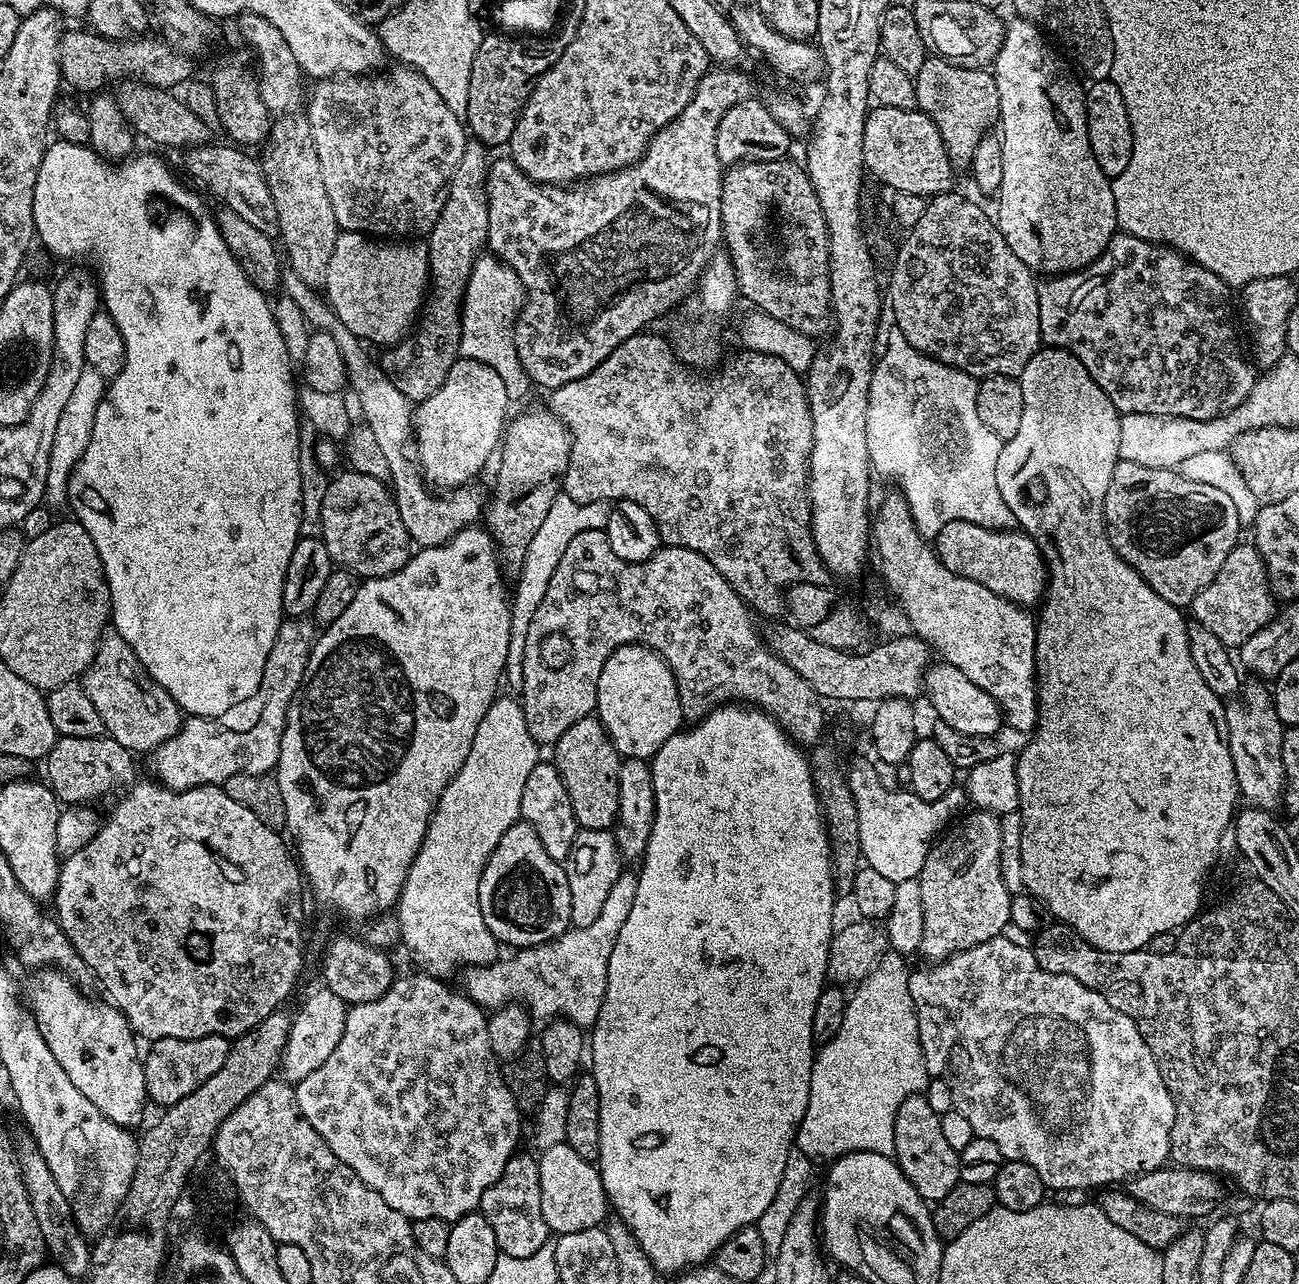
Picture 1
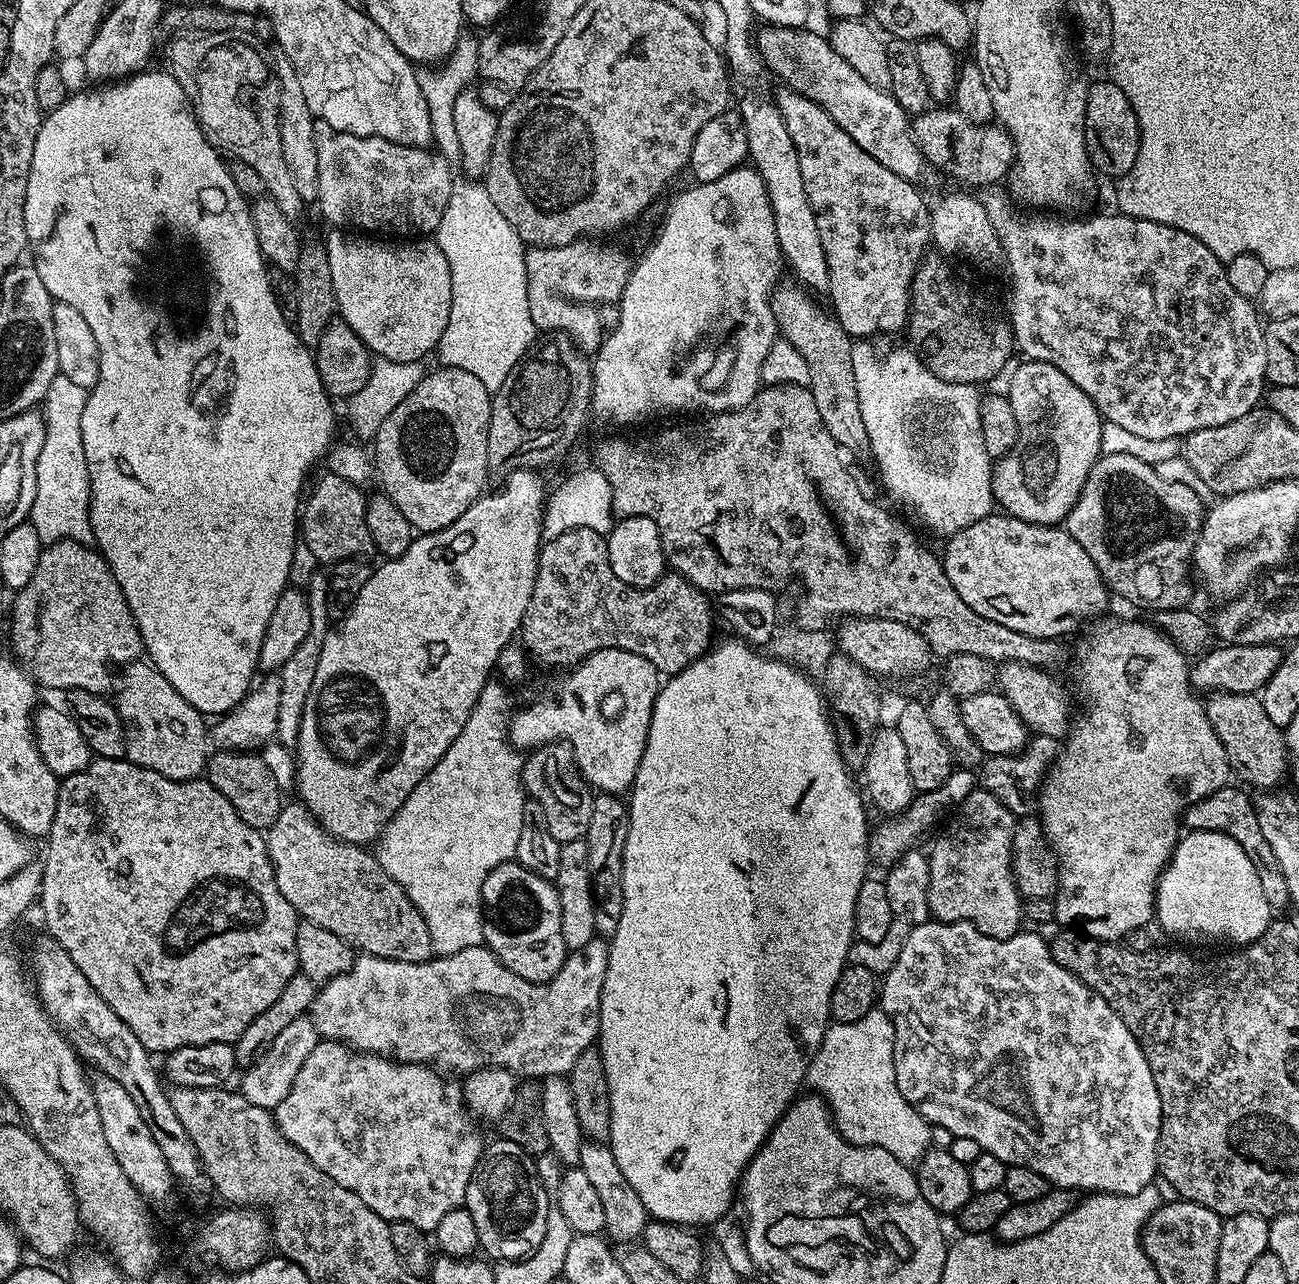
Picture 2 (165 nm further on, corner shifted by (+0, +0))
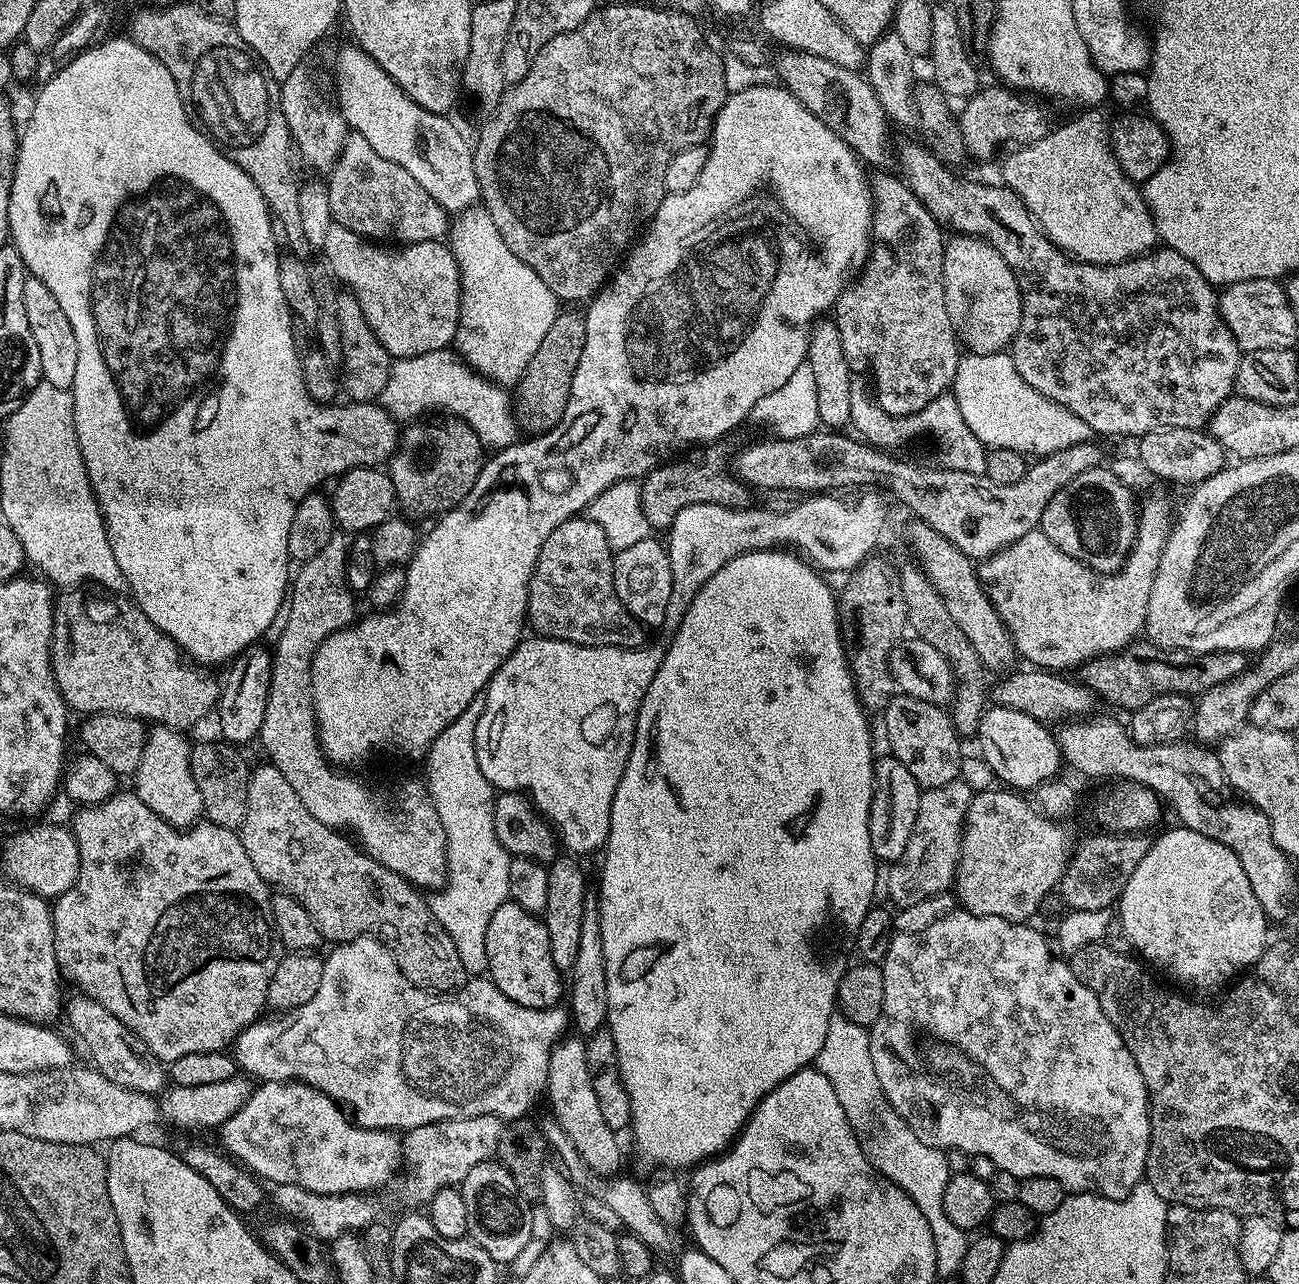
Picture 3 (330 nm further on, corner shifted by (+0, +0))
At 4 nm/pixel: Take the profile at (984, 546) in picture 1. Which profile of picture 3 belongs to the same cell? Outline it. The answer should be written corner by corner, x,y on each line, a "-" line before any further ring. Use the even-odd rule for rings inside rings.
1148,496
1142,500
1142,523
1124,565
1119,572
1096,572
1093,568
1075,560
1066,554
1042,531
1030,531
1018,538
1012,545
988,559
979,561
980,581
988,592
993,606
998,610
1004,625
1010,630
1016,642
1017,653
1029,660
1029,665
1040,670
1079,669
1080,665
1127,648
1145,631
1148,623
1150,590
1162,558
1164,548
1168,545
1168,536
1174,525
1172,504
1164,496

